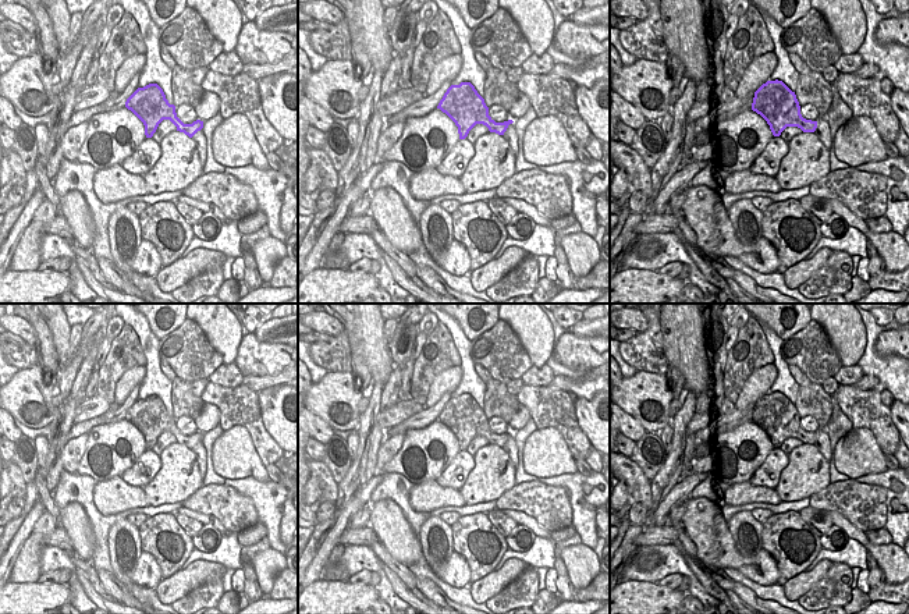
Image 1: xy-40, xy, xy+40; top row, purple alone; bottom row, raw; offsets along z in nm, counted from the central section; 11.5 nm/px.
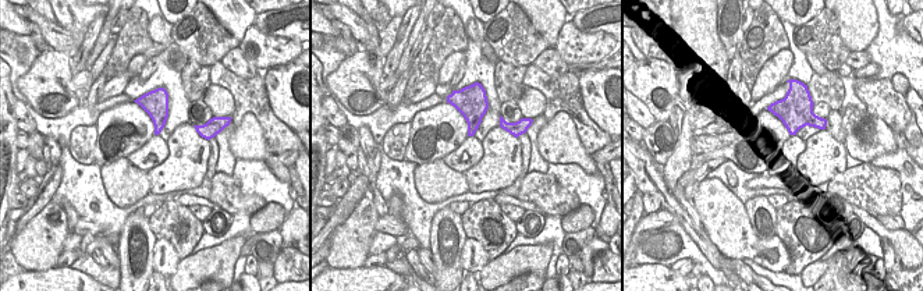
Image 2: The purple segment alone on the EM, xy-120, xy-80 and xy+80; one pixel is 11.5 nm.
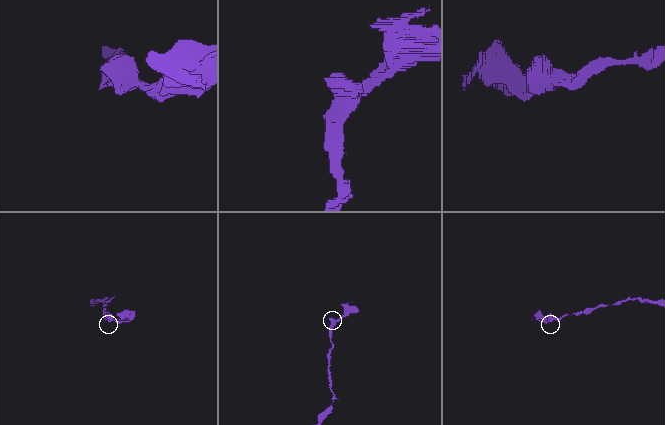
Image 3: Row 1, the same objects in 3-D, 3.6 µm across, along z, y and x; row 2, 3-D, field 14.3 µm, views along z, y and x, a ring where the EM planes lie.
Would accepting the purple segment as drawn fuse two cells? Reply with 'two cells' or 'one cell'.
one cell

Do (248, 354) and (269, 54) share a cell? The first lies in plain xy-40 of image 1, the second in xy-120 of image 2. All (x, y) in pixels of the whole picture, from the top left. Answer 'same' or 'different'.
same

